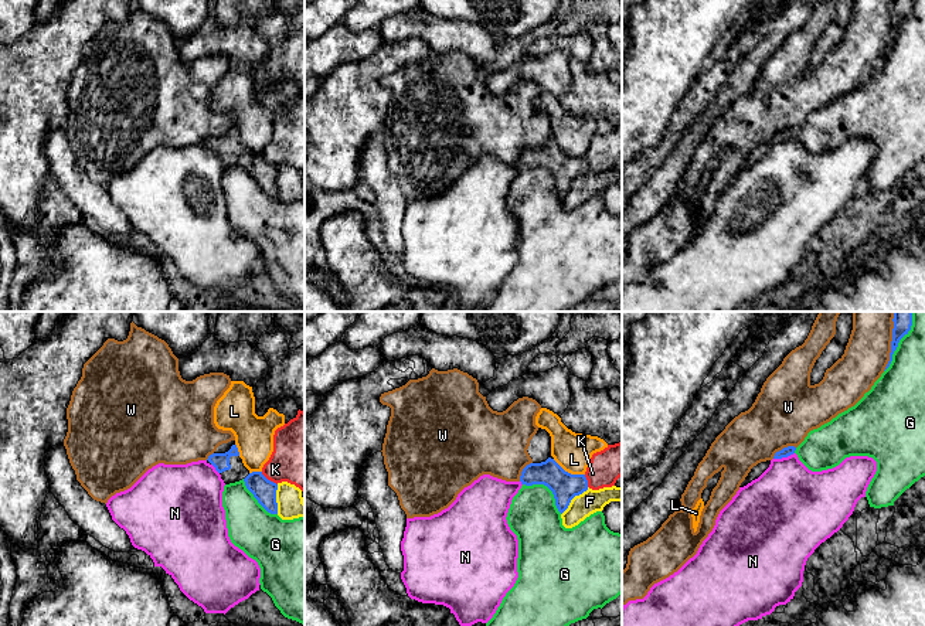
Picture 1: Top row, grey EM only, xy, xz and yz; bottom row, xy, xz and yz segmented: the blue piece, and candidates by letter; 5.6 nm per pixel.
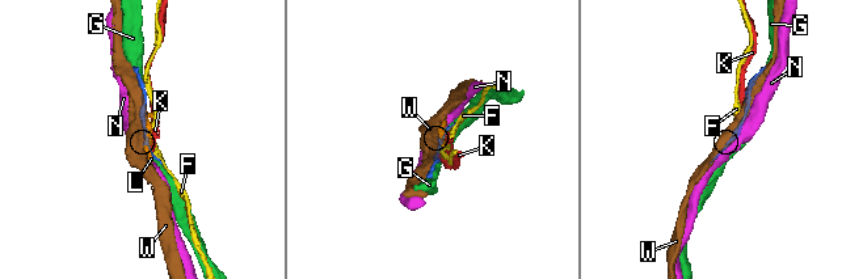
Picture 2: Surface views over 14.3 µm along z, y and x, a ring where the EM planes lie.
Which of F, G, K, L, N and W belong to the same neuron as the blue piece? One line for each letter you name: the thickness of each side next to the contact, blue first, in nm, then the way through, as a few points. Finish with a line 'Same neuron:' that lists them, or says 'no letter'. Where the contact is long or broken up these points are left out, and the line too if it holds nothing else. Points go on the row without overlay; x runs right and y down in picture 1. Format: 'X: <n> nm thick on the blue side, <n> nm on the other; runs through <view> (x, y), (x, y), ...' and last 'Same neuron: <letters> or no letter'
Same neuron: no letter

